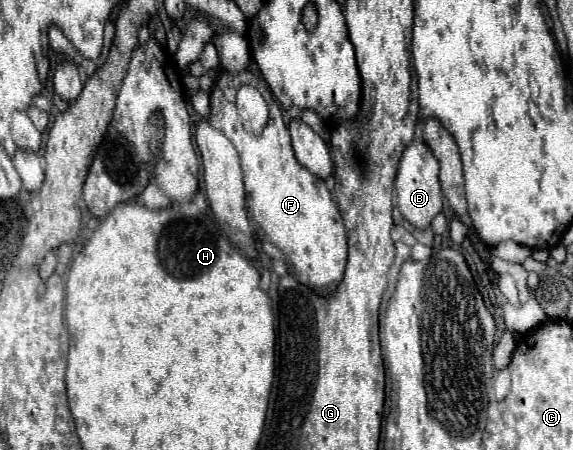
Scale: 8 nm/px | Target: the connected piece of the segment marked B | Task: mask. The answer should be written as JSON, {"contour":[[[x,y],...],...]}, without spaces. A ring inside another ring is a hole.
{"contour":[[[410,143],[402,155],[396,177],[396,199],[404,219],[416,229],[428,229],[430,221],[442,211],[442,193],[438,183],[438,161],[424,143]]]}

